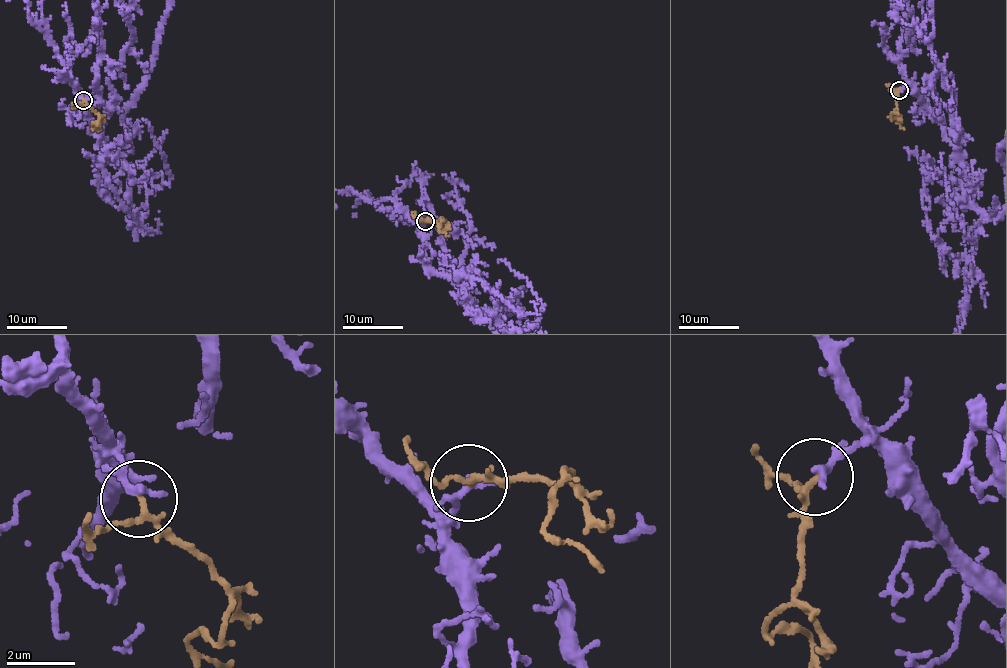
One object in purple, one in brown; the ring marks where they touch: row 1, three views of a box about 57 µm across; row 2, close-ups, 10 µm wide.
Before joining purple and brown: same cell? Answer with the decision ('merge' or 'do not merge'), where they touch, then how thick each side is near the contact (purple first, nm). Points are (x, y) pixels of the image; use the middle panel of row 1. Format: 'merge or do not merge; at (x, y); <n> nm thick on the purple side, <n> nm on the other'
merge; at (425, 221); 170 nm thick on the purple side, 160 nm on the other

